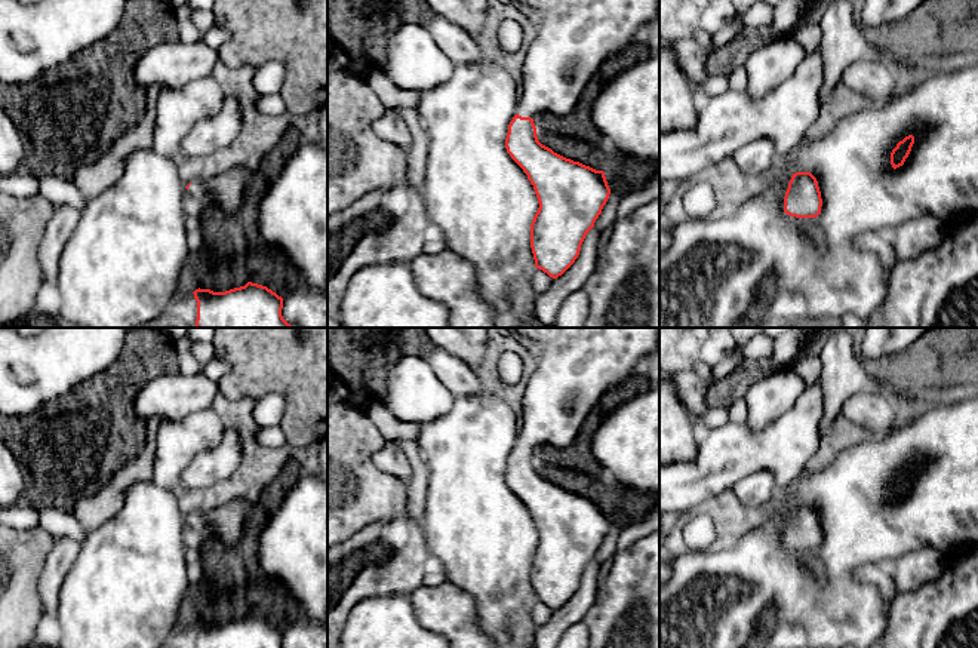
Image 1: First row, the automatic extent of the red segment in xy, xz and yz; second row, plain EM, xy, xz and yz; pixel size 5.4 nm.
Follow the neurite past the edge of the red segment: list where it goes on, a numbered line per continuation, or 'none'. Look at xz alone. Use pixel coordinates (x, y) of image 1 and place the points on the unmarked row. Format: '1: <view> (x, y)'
1: xz (577, 367)

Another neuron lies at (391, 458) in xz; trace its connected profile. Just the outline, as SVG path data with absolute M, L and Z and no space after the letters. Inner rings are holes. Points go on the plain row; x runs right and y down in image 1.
M387 442L372 455L372 460L379 470L408 483L412 479L413 469L400 443L402 442Z

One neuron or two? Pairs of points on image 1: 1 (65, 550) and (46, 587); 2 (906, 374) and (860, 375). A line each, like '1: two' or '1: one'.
1: one
2: two

